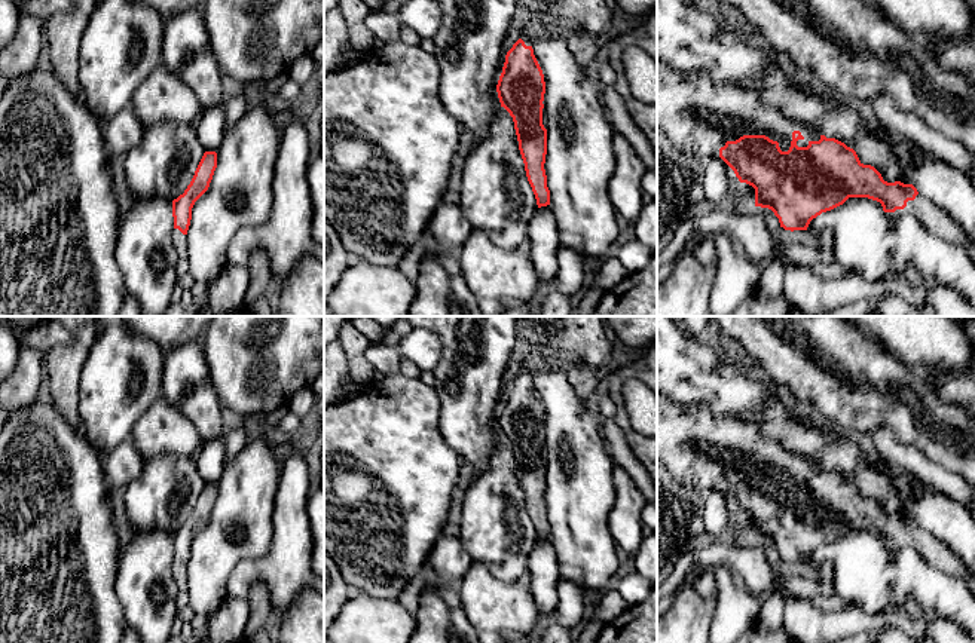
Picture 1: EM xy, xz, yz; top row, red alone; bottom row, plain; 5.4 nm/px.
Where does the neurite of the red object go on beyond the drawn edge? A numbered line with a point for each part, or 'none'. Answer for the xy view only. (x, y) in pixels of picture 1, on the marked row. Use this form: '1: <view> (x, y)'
1: xy (179, 239)

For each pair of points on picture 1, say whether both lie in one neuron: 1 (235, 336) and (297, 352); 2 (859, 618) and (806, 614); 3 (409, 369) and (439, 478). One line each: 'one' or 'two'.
1: one
2: one
3: two

